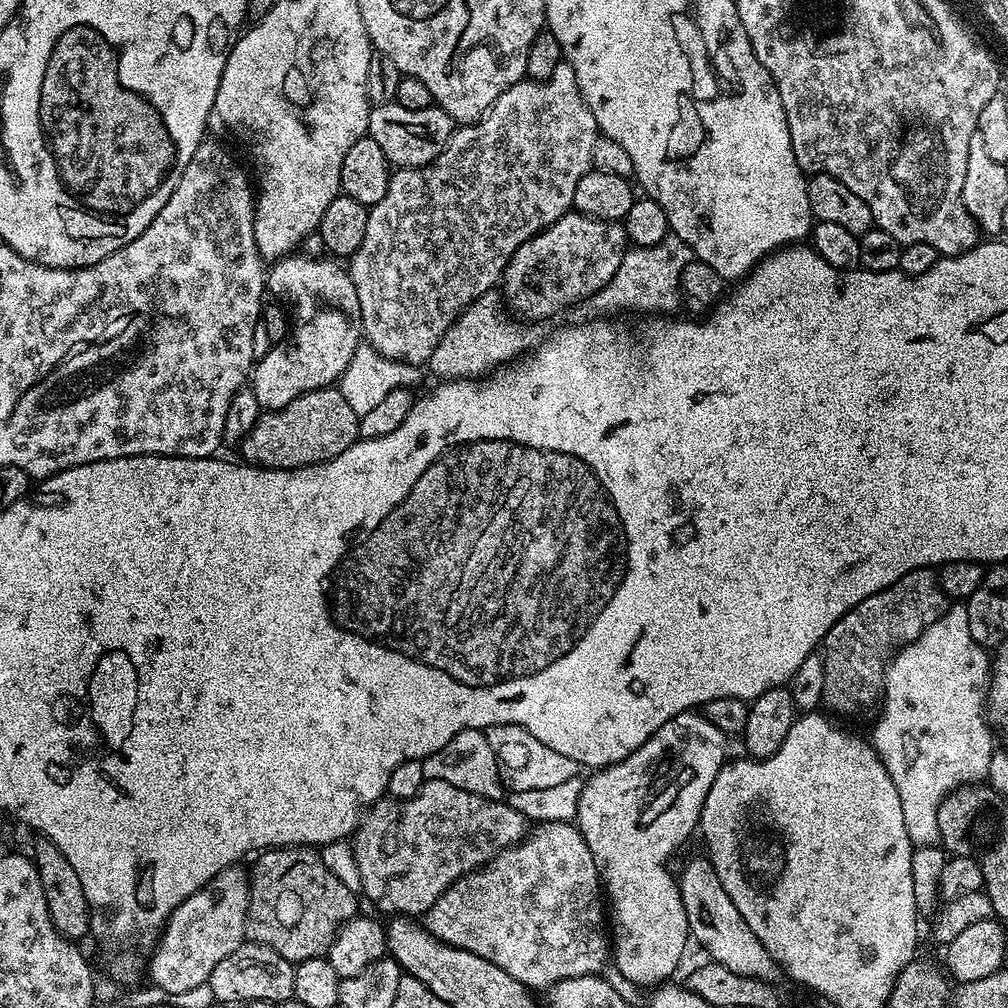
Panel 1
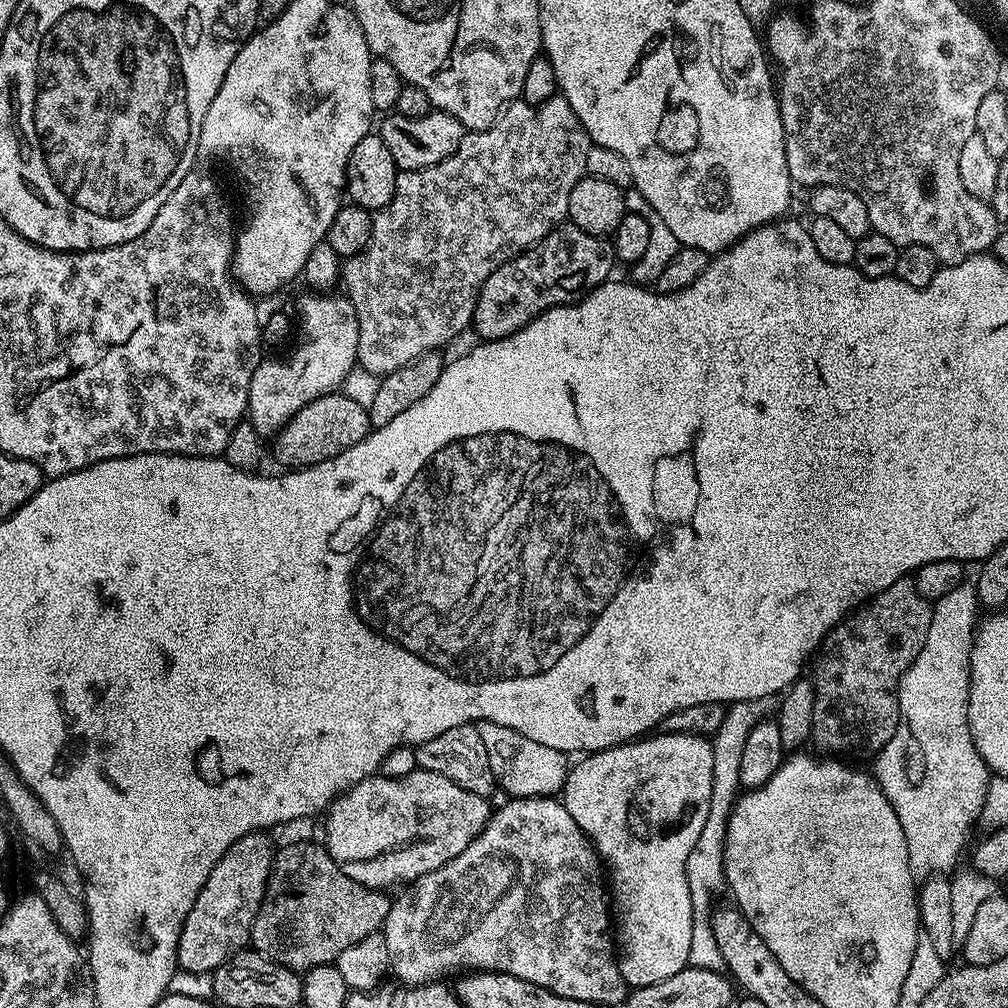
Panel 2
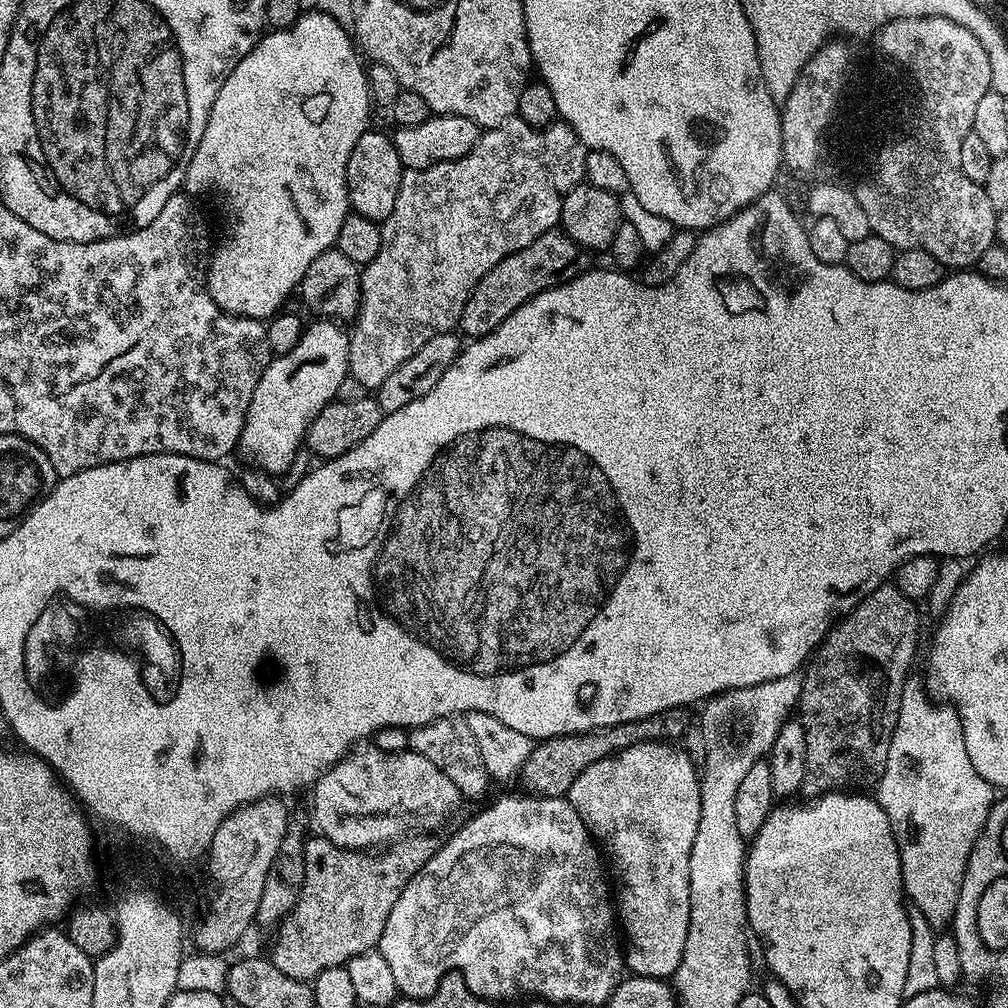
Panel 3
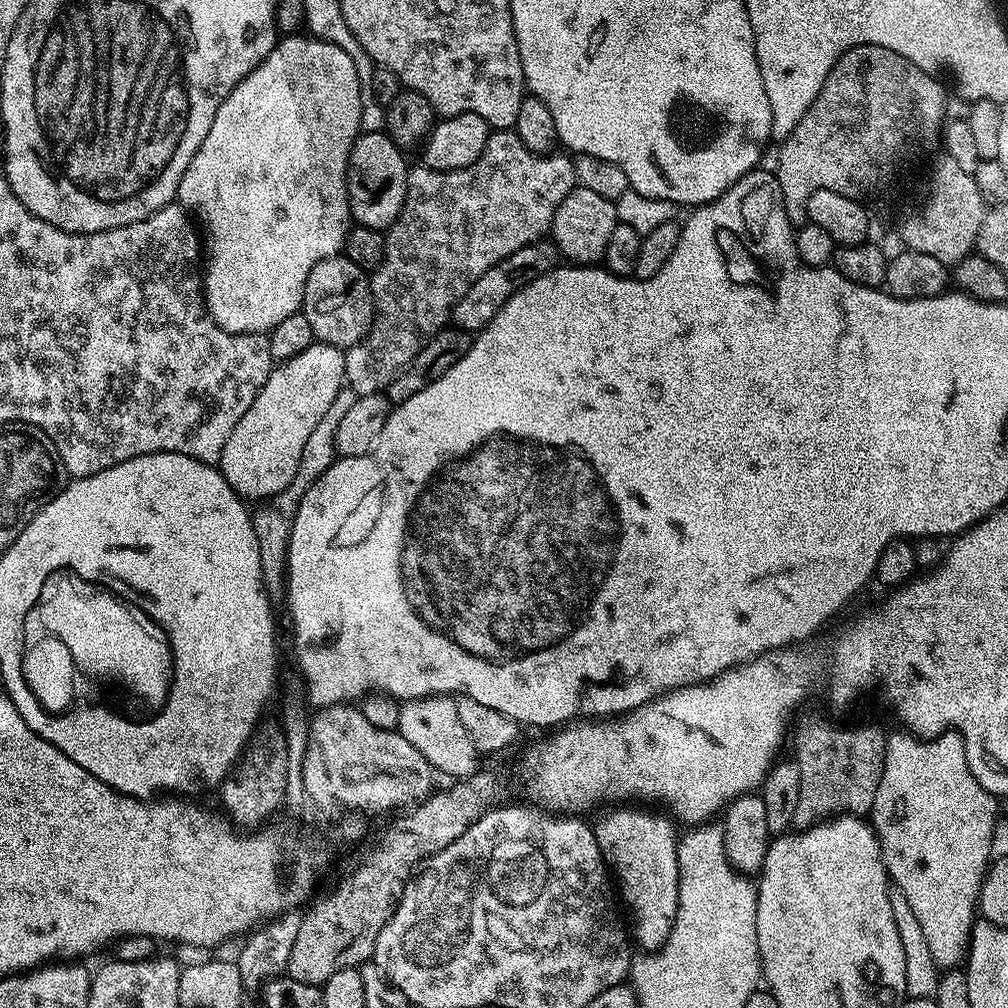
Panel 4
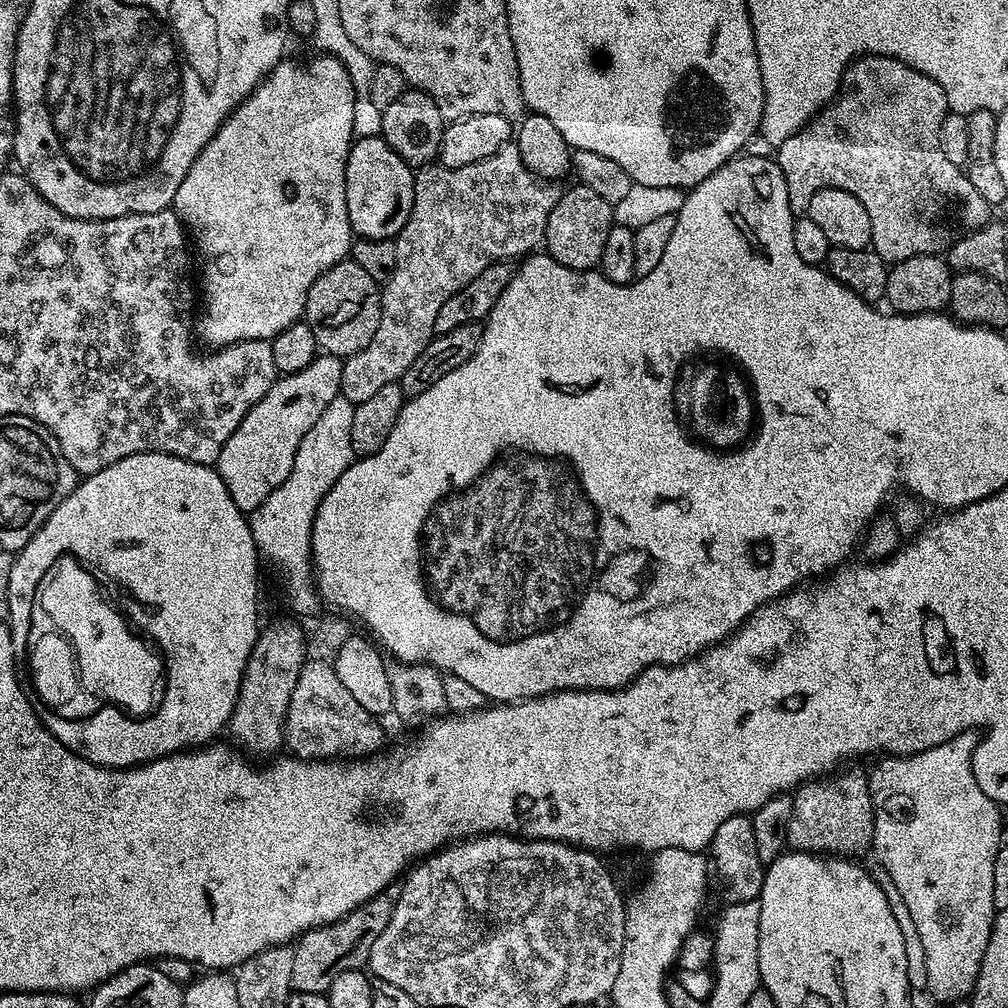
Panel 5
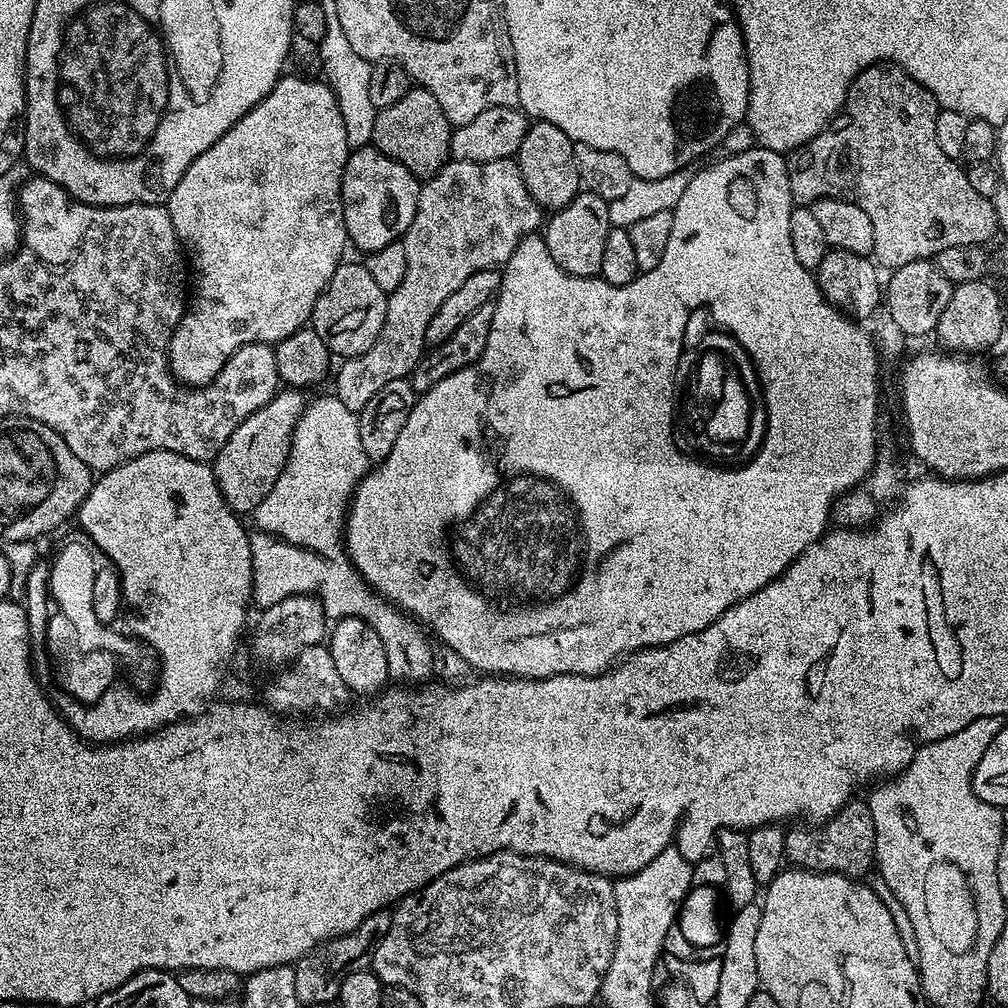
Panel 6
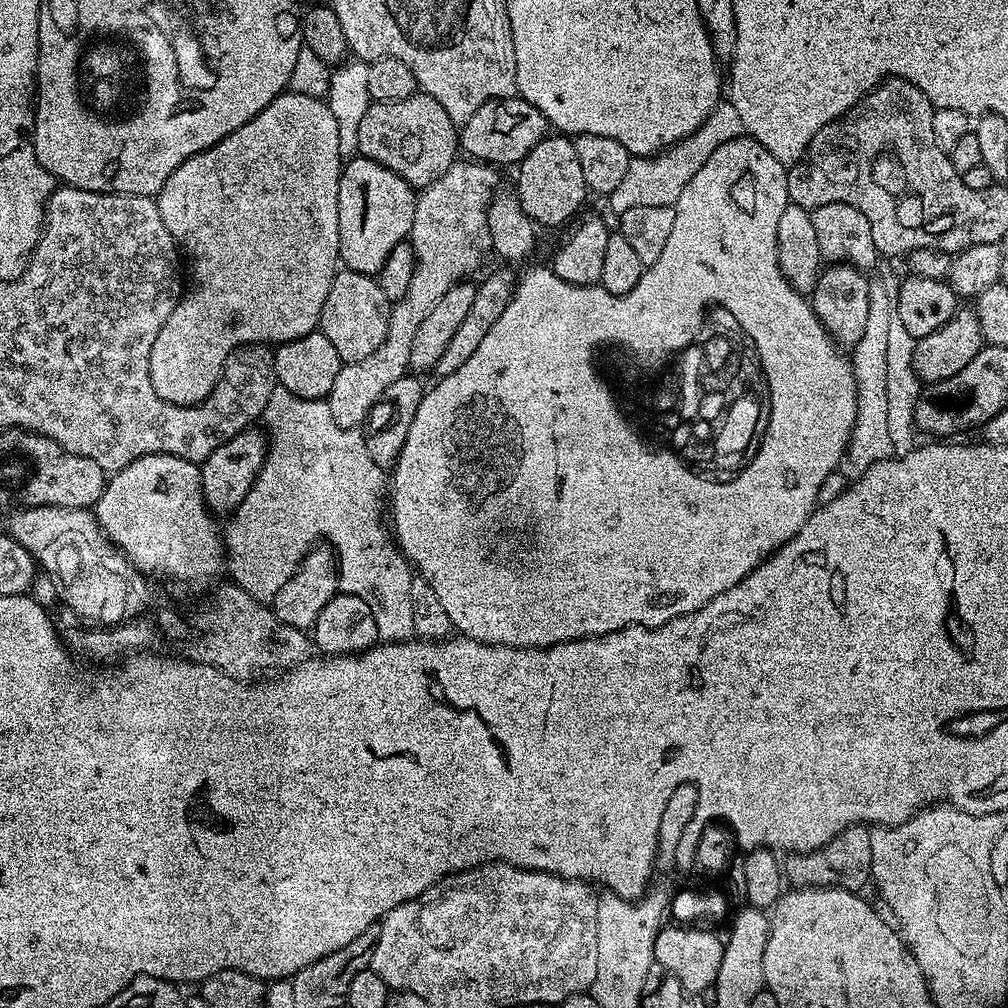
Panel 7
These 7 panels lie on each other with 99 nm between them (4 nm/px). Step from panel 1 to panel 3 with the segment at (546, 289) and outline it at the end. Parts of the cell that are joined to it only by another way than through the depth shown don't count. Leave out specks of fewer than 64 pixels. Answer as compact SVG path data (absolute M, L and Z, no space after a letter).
M553 230L542 234L530 242L530 246L502 258L502 262L498 262L498 266L483 276L478 286L474 286L466 306L462 306L459 331L465 337L468 335L468 338L489 336L495 328L502 326L502 322L506 322L506 318L510 318L510 314L514 314L514 310L518 310L518 306L539 292L545 292L547 288L564 284L580 275L589 267L587 258L585 249L572 241L564 231Z

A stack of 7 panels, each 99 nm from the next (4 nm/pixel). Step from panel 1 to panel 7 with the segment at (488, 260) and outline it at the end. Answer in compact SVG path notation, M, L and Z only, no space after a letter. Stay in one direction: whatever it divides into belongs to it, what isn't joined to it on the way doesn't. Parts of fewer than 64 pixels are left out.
M457 162L446 170L430 186L419 189L414 206L414 222L410 233L414 267L410 286L406 286L406 294L392 304L392 312L388 315L386 326L386 338L370 358L362 358L362 362L350 362L344 364L338 370L338 378L334 378L334 386L326 397L330 406L330 414L334 414L334 422L343 428L360 428L367 421L372 407L382 398L386 386L390 382L398 382L409 371L410 349L414 343L414 334L418 326L422 326L422 318L434 310L434 302L446 294L458 283L465 279L467 272L472 272L488 256L488 251L493 251L494 245L490 226L488 225L488 206L490 203L490 191L484 183L491 178L493 169L484 162Z

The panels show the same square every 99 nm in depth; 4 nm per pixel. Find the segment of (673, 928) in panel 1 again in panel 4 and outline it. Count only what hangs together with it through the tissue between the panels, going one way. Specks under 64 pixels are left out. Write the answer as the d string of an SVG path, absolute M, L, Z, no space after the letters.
M612 806L594 823L598 850L620 891L628 912L632 915L631 935L641 944L645 953L651 954L666 942L676 921L678 894L680 893L680 867L676 853L677 825L668 814L659 816L647 812L644 806Z

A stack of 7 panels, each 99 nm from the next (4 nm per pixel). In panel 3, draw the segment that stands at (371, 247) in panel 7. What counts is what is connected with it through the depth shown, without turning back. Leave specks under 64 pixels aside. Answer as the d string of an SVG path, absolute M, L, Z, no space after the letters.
M384 130L364 132L362 138L358 138L358 142L354 142L354 150L350 154L350 162L346 166L348 202L351 211L371 220L382 222L394 210L394 202L398 198L404 171L406 171L405 166L398 158L398 150L387 131L385 133Z

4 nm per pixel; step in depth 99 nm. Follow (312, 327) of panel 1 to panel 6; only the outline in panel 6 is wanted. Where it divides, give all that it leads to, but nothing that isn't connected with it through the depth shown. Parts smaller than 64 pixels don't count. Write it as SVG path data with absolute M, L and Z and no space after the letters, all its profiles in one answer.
M280 390L269 404L260 408L250 418L246 418L226 438L214 461L216 484L222 498L229 508L237 514L253 513L262 498L272 487L285 461L288 460L288 448L292 445L292 431L296 429L296 418L303 414L306 407L305 393L300 390Z

